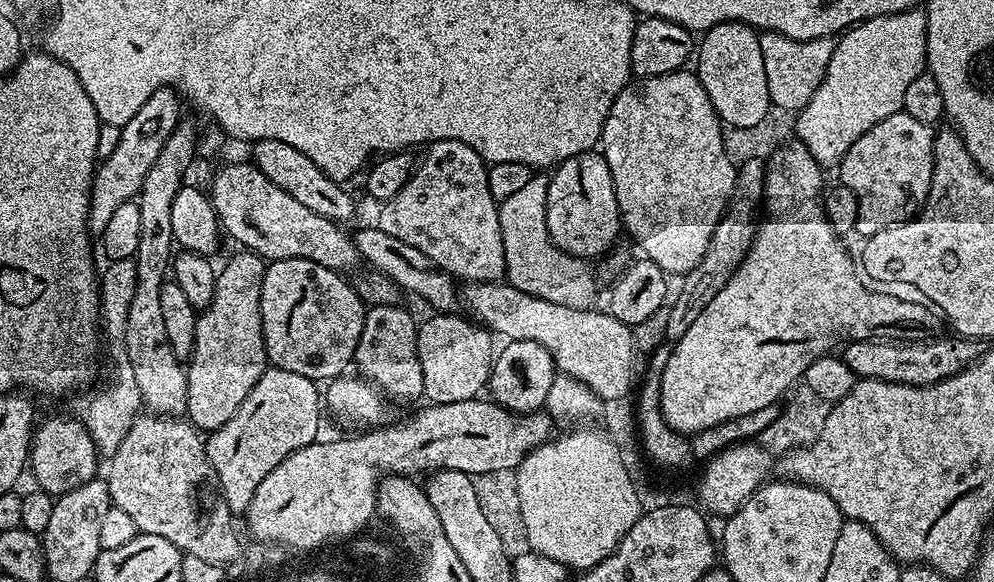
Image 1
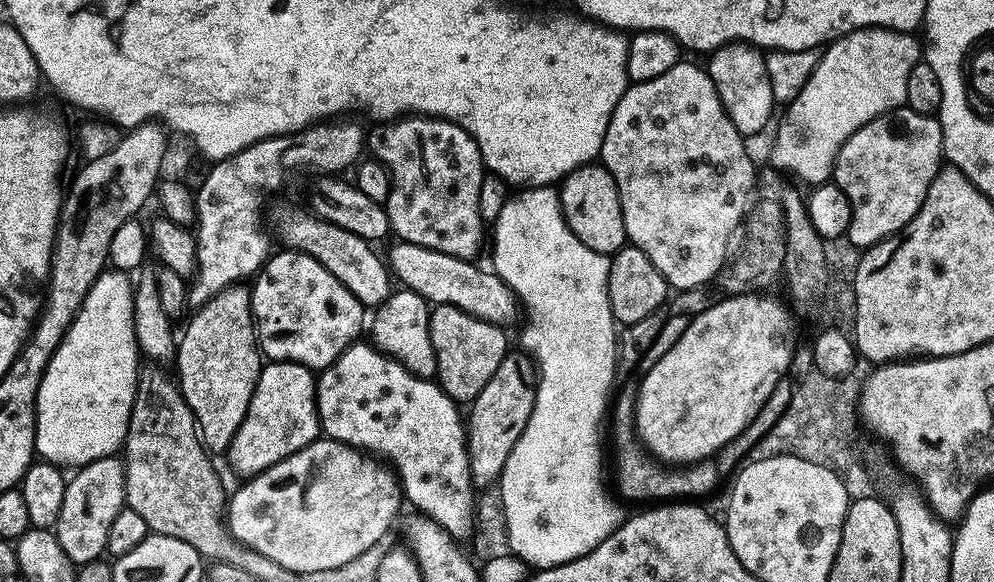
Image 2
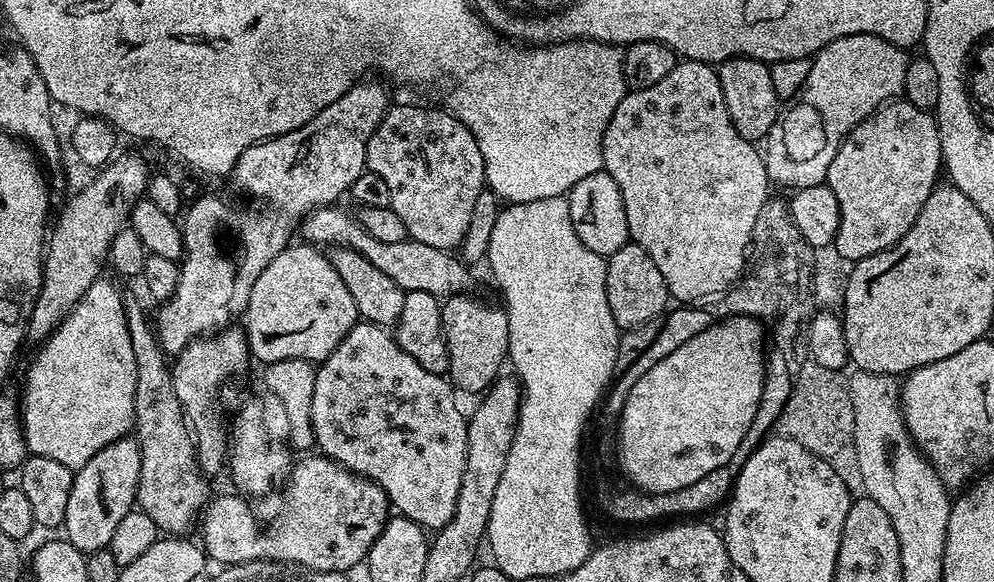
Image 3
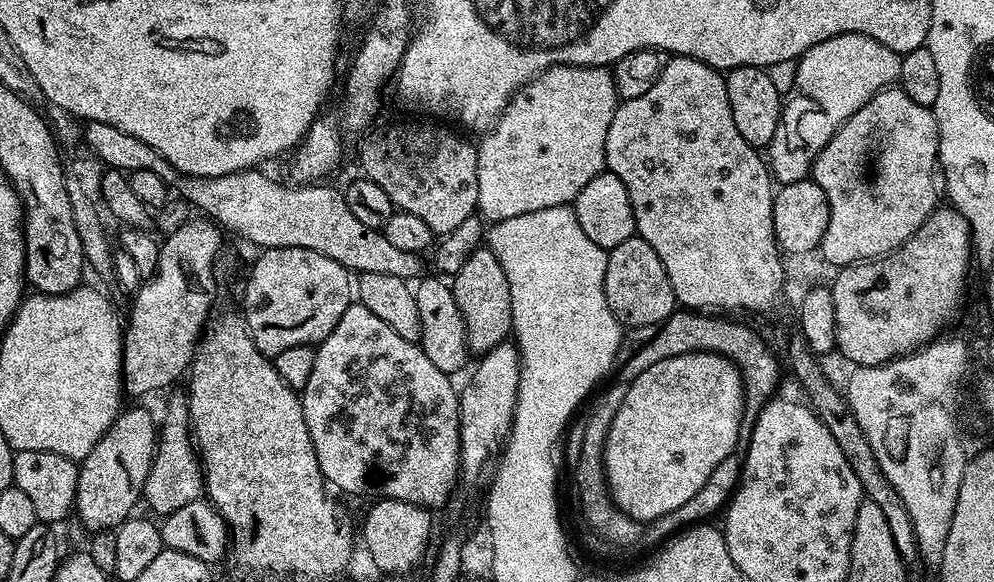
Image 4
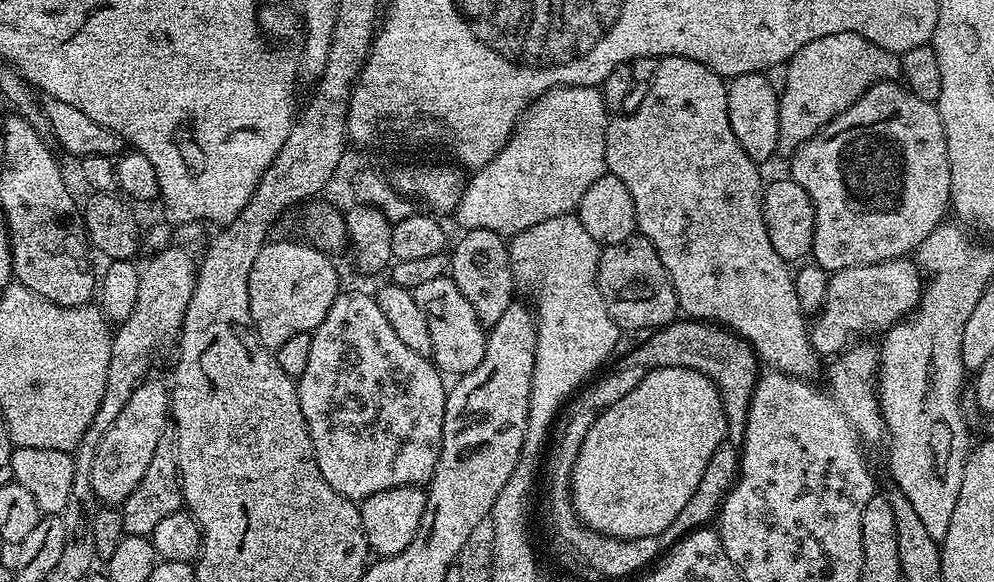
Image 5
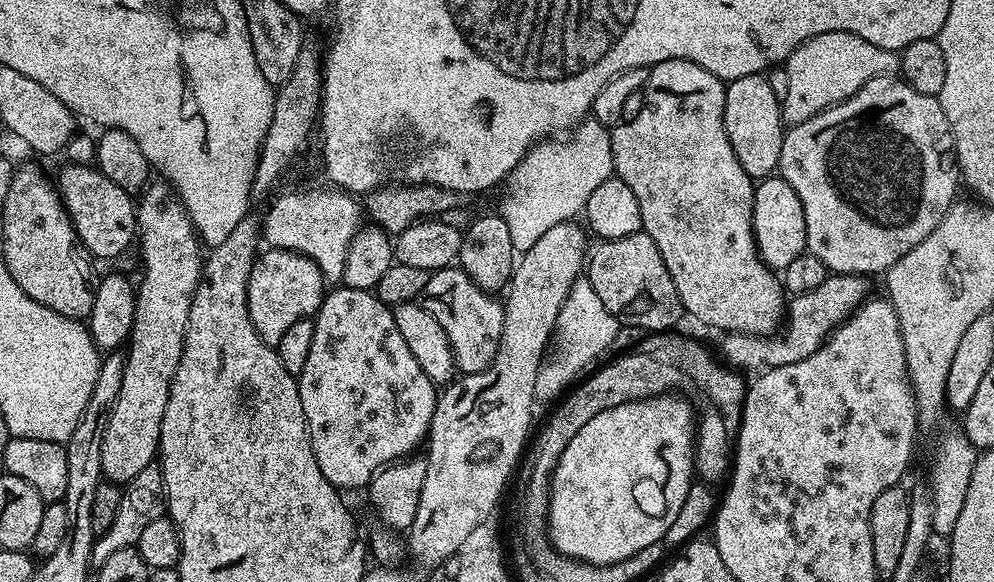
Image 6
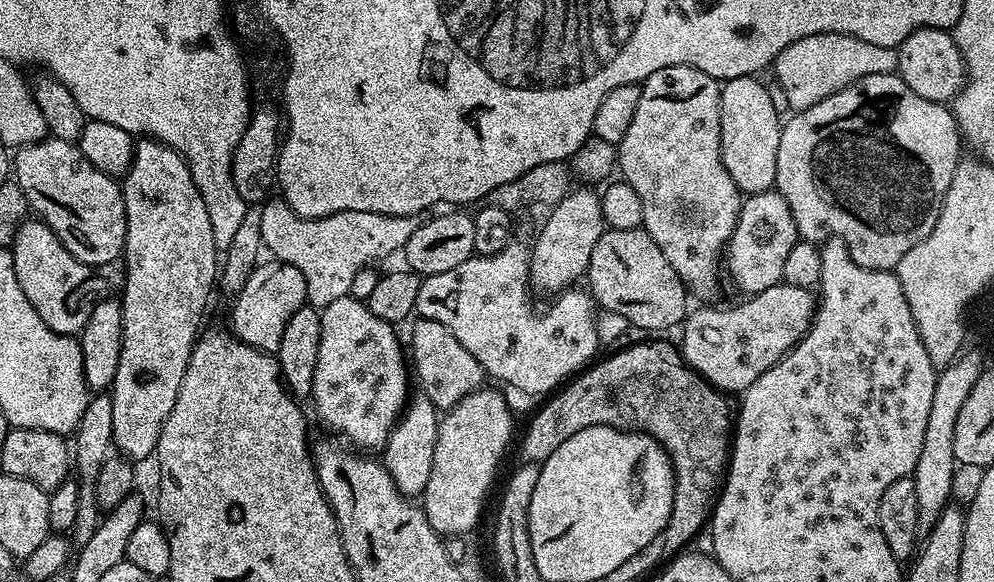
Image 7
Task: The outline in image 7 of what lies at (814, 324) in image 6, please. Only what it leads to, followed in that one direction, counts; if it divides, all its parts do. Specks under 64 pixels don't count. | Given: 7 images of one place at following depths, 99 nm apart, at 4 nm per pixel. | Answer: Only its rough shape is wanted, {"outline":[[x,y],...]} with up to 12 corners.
{"outline":[[781,282],[689,311],[684,363],[743,394],[808,332],[813,289]]}

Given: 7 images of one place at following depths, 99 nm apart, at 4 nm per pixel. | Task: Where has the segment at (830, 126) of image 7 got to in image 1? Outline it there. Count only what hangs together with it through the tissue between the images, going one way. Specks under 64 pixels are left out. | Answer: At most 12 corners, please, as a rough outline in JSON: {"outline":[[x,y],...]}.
{"outline":[[903,110],[838,165],[870,237],[919,213],[934,128]]}

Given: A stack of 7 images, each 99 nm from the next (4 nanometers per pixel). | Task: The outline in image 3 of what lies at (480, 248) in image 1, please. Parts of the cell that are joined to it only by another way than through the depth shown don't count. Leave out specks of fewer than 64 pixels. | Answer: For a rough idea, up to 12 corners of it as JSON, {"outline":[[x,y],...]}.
{"outline":[[393,103],[367,171],[411,239],[456,250],[486,188],[474,134]]}

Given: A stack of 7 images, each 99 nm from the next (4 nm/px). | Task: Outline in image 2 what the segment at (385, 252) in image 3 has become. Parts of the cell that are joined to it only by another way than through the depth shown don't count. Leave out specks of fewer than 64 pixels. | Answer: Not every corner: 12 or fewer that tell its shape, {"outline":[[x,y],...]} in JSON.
{"outline":[[396,242],[391,275],[429,305],[508,326],[516,293],[472,260]]}

